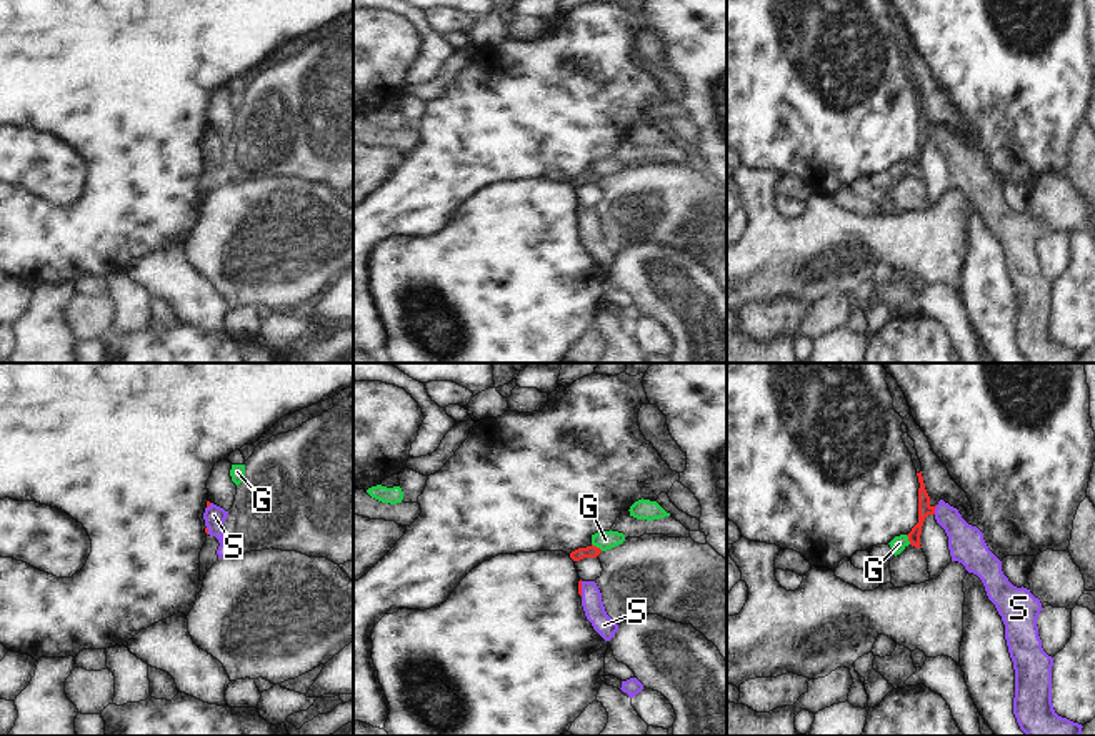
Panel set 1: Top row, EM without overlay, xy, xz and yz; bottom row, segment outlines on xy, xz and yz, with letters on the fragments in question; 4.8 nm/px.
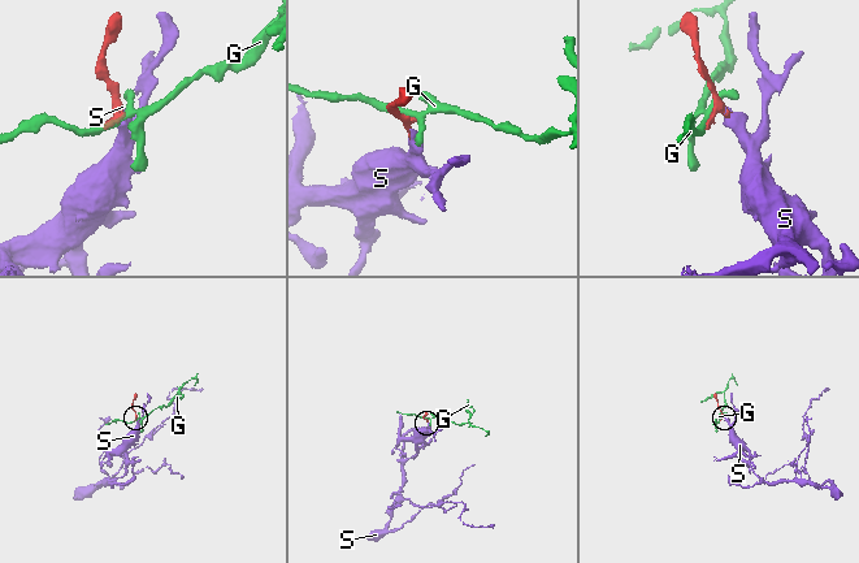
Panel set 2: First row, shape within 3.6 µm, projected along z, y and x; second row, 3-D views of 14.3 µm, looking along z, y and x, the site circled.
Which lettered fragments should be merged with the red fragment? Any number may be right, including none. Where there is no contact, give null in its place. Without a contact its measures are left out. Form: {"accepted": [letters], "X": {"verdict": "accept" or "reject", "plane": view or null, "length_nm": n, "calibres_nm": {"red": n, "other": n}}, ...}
{"accepted": ["S"], "G": {"verdict": "reject", "plane": "xz", "length_nm": 70, "calibres_nm": {"red": 60, "other": 100}}, "S": {"verdict": "accept", "plane": "yz", "length_nm": 50, "calibres_nm": {"red": 60, "other": 170}}}

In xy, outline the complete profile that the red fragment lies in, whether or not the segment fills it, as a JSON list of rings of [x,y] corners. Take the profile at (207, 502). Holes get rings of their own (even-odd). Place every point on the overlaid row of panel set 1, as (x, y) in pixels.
[[[207,501],[207,508],[203,513],[203,520],[205,520],[205,526],[207,526],[205,533],[210,536],[215,536],[218,540],[218,543],[220,543],[220,546],[217,550],[218,559],[232,556],[230,550],[223,543],[223,523],[227,520],[227,516],[228,516],[228,511]]]

